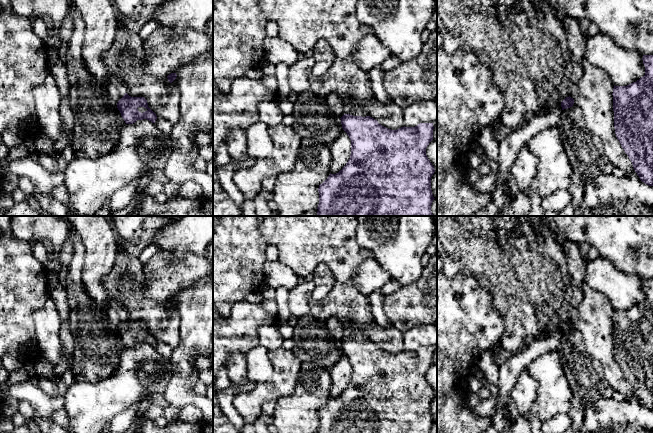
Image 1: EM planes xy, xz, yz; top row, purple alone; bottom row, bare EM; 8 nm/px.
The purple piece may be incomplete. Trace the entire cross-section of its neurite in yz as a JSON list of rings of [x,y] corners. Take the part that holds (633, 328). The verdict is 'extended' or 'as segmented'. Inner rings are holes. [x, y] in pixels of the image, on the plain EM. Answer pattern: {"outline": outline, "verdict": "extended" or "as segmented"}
{"outline": [[[643,279],[645,299],[627,310],[613,312],[614,352],[640,404],[653,410],[653,279]]], "verdict": "as segmented"}

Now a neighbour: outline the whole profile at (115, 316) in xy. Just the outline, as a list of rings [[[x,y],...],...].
[[[112,301],[110,303],[110,307],[106,309],[106,313],[107,313],[108,319],[110,321],[110,326],[116,332],[117,332],[118,325],[125,318],[124,312],[125,312],[124,307],[116,301]]]

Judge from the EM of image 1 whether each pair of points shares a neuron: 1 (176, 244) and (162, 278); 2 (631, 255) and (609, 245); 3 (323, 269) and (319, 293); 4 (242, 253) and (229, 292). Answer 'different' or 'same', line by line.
1: different
2: same
3: same
4: same

